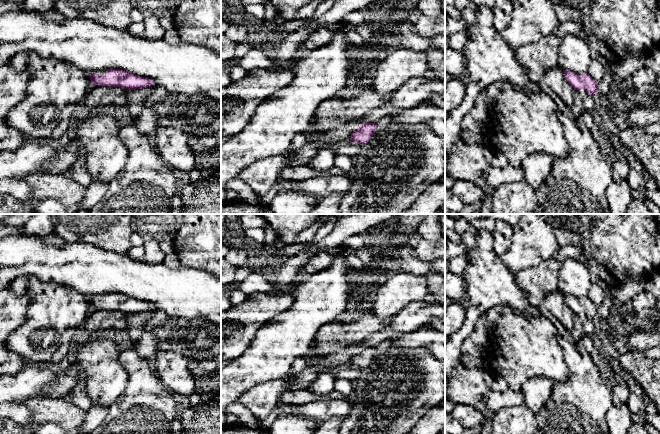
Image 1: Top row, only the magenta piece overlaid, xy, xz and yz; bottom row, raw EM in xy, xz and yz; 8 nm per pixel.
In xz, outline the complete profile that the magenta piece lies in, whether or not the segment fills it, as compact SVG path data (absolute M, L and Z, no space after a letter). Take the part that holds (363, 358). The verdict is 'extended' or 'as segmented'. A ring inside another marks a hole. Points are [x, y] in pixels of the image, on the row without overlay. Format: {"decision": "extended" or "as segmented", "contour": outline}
{"decision": "as segmented", "contour": "M364 347L359 350L357 354L355 354L351 360L350 365L356 366L358 368L366 368L370 365L371 361L375 357L377 352L377 347Z"}

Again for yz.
{"decision": "as segmented", "contour": "M563 294L565 303L574 314L585 314L588 319L595 320L598 317L598 307L588 298L575 298L571 295Z"}

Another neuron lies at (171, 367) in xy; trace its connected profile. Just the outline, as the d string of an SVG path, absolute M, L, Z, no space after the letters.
M171 350L159 351L151 363L160 381L175 395L190 397L195 393L194 376L188 368L189 358Z

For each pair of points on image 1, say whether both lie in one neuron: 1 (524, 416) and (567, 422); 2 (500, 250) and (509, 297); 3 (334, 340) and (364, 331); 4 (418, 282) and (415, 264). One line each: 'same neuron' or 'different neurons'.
1: different neurons
2: different neurons
3: same neuron
4: different neurons

